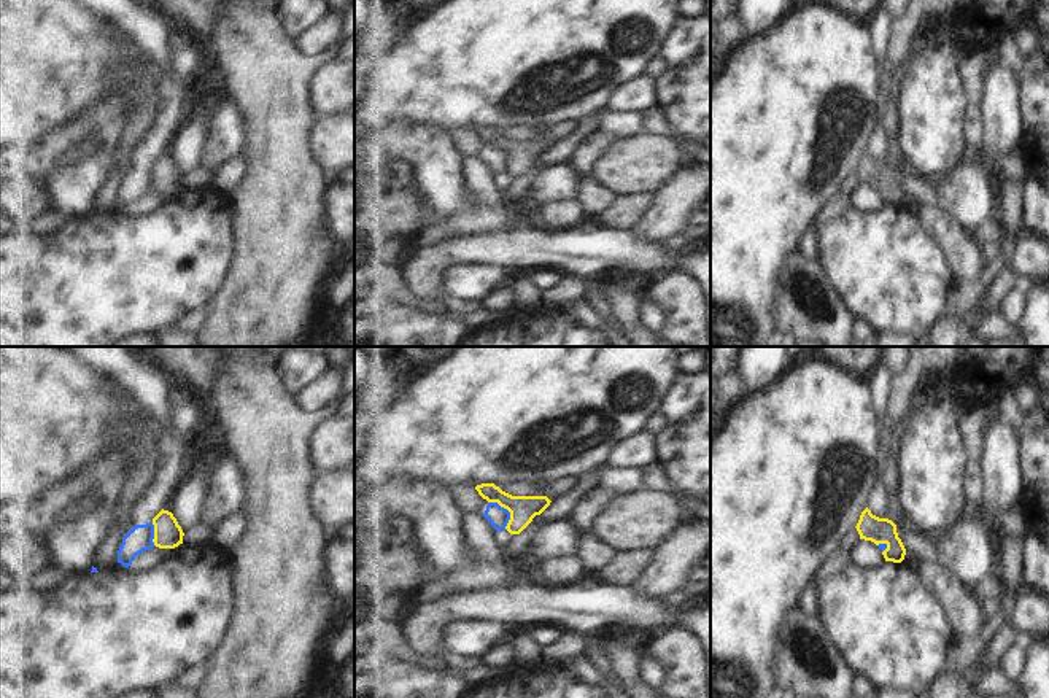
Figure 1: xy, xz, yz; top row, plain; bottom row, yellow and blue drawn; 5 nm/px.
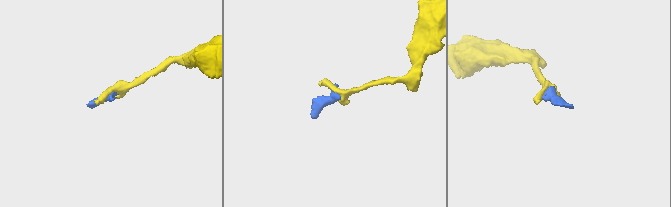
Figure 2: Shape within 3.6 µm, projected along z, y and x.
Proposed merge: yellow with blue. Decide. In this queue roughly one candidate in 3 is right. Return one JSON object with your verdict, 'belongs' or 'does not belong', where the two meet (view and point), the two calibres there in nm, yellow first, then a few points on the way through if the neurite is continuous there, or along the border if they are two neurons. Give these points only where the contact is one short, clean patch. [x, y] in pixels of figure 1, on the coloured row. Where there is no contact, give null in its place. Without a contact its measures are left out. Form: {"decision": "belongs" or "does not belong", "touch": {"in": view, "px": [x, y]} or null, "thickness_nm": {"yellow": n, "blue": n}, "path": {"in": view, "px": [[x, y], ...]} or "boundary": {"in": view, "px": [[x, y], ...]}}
{"decision": "does not belong", "touch": {"in": "xz", "px": [507, 509]}, "thickness_nm": {"yellow": 140, "blue": 100}, "boundary": {"in": "xz", "px": [[488, 501], [496, 501], [509, 512], [506, 528]]}}

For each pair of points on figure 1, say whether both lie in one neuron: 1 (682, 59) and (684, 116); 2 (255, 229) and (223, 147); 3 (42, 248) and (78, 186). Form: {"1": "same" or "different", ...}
{"1": "same", "2": "different", "3": "different"}

